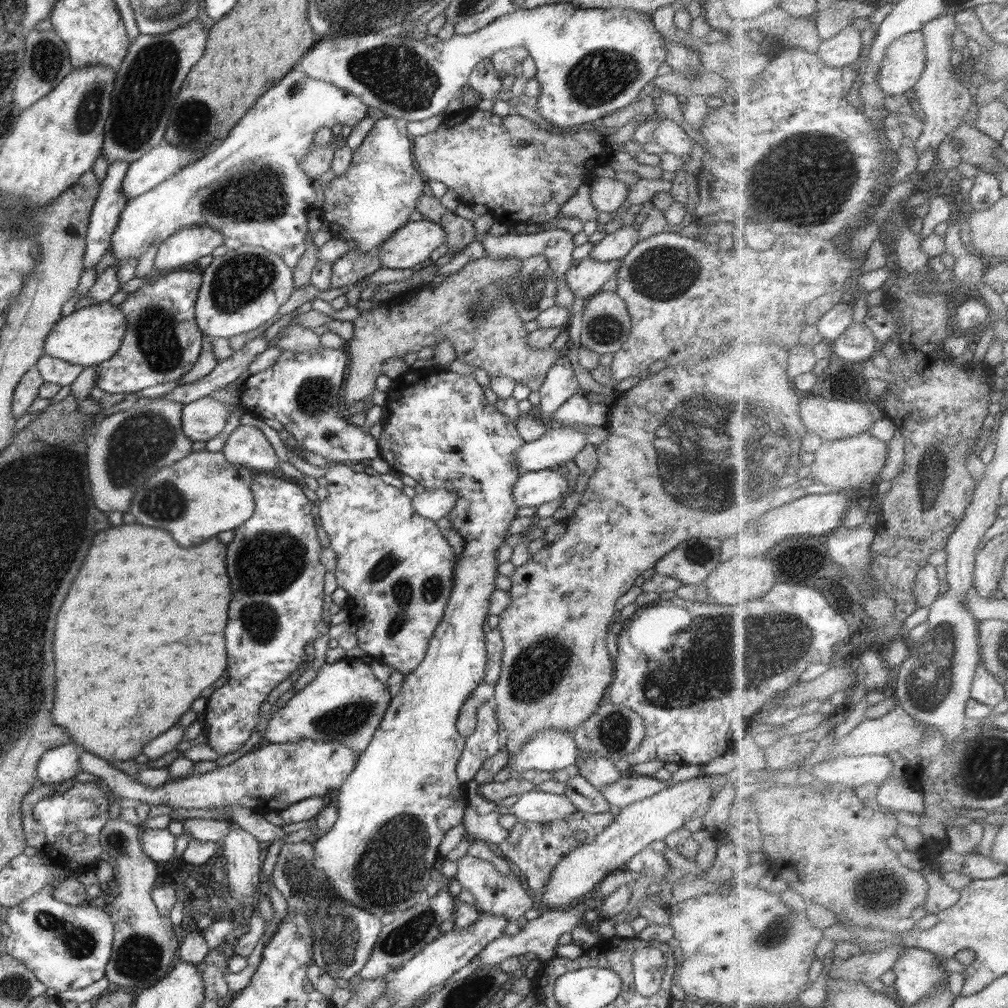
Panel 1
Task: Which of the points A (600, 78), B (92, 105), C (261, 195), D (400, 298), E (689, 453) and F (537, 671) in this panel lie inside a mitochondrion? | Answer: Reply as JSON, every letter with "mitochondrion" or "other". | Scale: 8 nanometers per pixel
{"A":"mitochondrion","B":"mitochondrion","C":"mitochondrion","D":"other","E":"mitochondrion","F":"mitochondrion"}

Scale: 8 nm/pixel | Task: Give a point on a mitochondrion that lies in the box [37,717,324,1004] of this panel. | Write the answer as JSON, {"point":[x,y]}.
{"point":[139,956]}

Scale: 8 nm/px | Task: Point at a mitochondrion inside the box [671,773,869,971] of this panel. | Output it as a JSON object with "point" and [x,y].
{"point":[773,935]}

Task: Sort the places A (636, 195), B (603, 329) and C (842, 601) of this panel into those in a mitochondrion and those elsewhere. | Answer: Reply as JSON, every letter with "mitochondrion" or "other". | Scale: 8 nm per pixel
{"A":"other","B":"mitochondrion","C":"other"}

